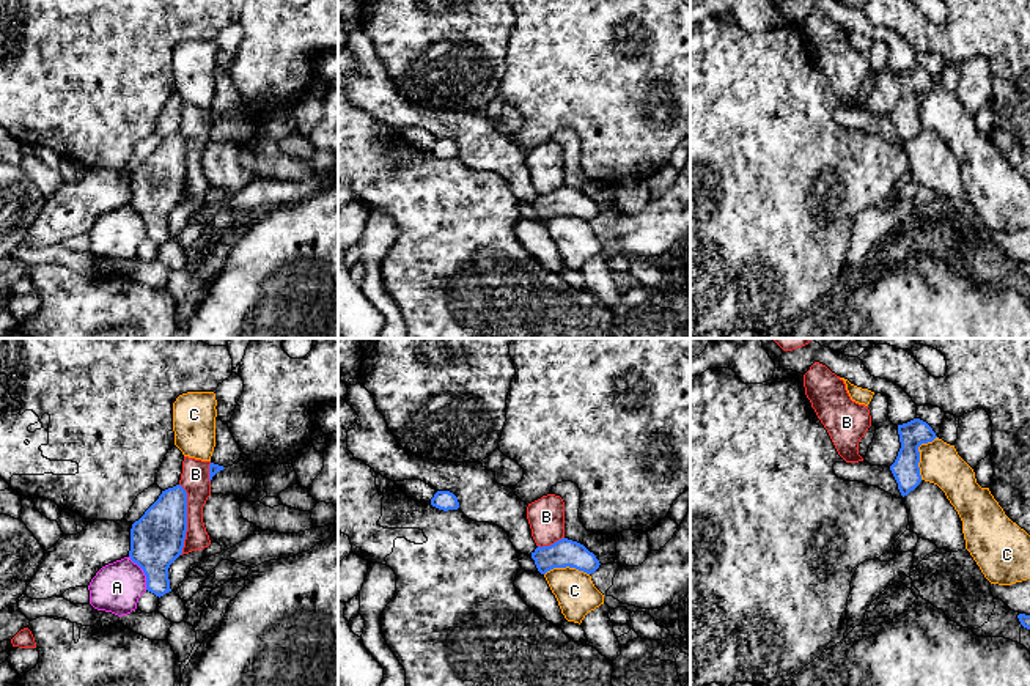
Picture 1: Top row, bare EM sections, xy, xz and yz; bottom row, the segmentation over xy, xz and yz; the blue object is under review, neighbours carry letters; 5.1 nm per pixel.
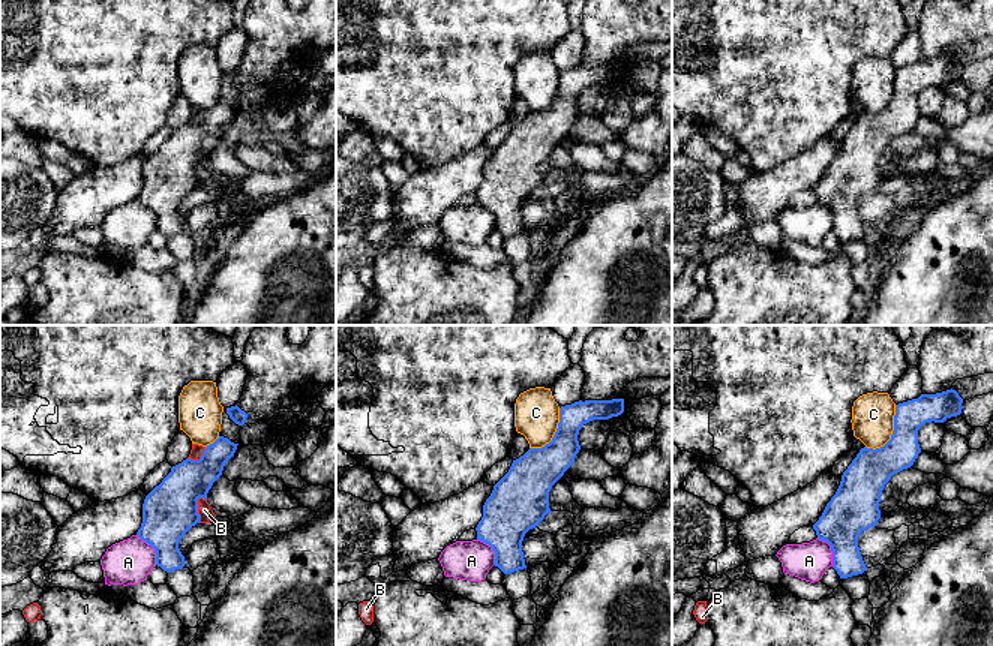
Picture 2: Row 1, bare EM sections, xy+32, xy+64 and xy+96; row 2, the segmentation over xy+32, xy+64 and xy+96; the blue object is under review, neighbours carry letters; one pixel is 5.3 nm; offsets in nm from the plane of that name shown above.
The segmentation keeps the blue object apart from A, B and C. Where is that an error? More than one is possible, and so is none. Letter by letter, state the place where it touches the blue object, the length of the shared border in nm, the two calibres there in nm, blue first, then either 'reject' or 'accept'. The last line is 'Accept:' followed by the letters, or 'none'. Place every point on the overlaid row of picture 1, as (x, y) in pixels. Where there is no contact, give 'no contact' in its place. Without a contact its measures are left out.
A: meets blue in xy at (143, 571); contact 200 nm long; 280 nm thick on the blue side, 260 nm on the other; reject
B: meets blue in xy at (186, 520); contact 360 nm long; 280 nm thick on the blue side, 140 nm on the other; reject
C: meets blue in yz at (919, 455); contact 240 nm long; 140 nm thick on the blue side, 200 nm on the other; reject
Accept: none

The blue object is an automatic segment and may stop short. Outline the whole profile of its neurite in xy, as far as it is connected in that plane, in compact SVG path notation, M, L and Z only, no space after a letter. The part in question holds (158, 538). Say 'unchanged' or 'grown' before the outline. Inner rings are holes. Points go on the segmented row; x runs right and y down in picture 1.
unchanged | M181 485L159 499L132 524L129 557L146 576L156 596L171 592L168 568L182 554L187 532L187 492Z

